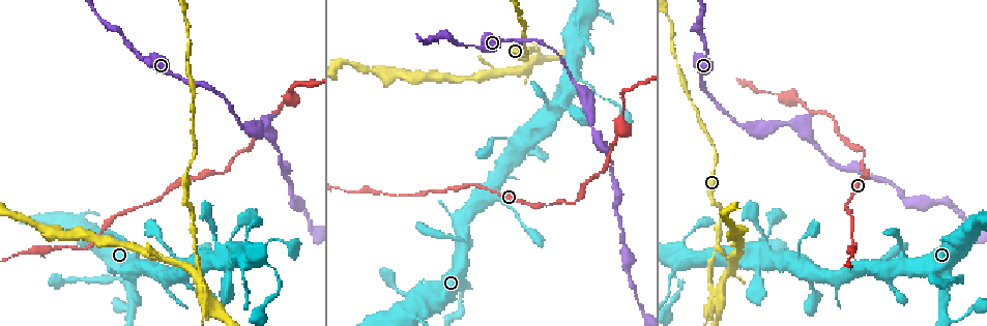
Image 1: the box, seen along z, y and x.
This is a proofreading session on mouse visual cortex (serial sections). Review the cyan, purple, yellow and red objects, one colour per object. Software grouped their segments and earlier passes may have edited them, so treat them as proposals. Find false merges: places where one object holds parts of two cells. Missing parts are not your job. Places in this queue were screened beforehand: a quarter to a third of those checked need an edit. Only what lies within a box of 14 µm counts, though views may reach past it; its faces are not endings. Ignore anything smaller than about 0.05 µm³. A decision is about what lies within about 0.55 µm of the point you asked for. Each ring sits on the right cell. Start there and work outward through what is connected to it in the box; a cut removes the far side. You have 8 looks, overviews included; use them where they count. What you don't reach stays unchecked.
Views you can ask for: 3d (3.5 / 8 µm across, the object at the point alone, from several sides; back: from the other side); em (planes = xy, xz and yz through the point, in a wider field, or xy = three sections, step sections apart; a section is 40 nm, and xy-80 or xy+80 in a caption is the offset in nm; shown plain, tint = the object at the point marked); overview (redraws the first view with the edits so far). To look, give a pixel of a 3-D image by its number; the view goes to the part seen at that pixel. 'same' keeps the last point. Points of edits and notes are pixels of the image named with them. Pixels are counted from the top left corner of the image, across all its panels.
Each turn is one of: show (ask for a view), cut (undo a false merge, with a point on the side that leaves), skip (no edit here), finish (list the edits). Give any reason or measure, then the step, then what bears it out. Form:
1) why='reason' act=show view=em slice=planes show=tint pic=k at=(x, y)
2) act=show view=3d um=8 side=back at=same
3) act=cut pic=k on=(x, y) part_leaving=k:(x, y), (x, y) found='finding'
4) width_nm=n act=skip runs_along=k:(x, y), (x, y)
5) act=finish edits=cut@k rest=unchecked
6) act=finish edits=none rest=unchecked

why='narrows sharply' act=show view=3d um=8 pic=1 at=(624, 103)

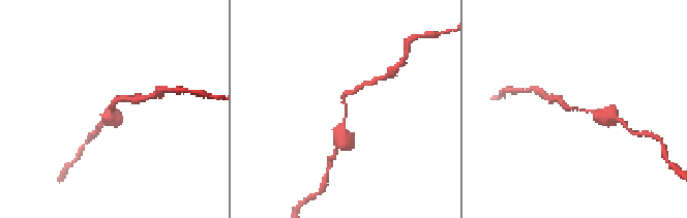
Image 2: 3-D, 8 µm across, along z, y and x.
why='closer look' act=show view=3d um=3.5 pic=2 at=(580, 109)

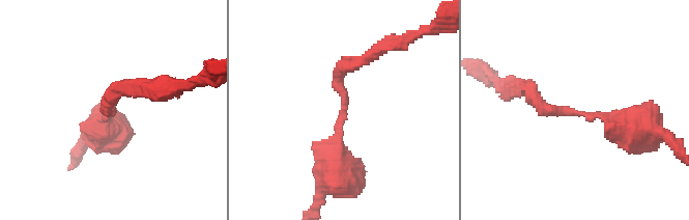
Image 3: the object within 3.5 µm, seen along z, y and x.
arm_widths_nm=200,450 act=show view=em slice=xy step=5 show=tint pic=3 at=(344, 107)

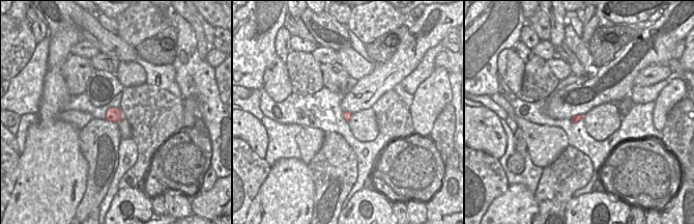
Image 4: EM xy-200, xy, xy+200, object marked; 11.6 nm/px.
act=skip found='all the same cell'

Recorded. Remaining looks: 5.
why='a narrow waist' act=show view=3d um=3.5 side=back pic=1 at=(192, 216)

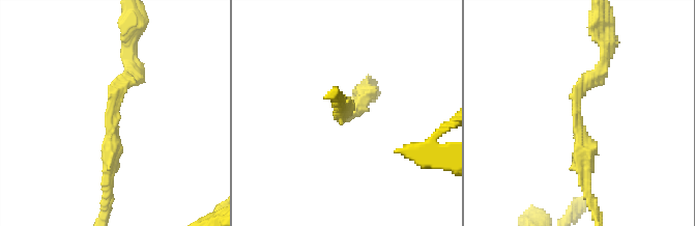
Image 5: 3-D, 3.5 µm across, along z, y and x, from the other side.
arm_widths_nm=200,250 why='need the tissue' act=show view=em slice=xy step=3 show=tint pic=5 at=(578, 113)

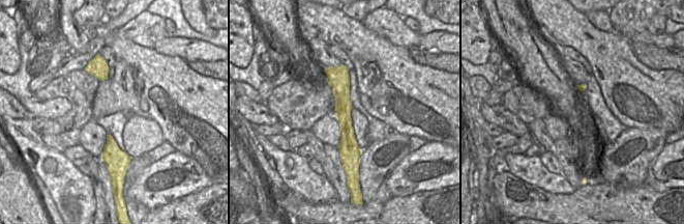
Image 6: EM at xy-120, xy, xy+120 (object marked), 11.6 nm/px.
width_nm=190 act=skip runs_along=6:(329, 70), (340, 83), (351, 155) found='one cell here'

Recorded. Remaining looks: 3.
why='four-way junction' act=show view=3d um=3.5 pic=1 at=(206, 292)

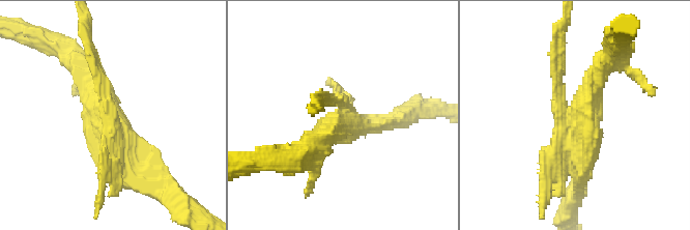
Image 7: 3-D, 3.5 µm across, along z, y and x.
act=show view=em slice=xy step=5 show=tint pic=7 at=(579, 120)

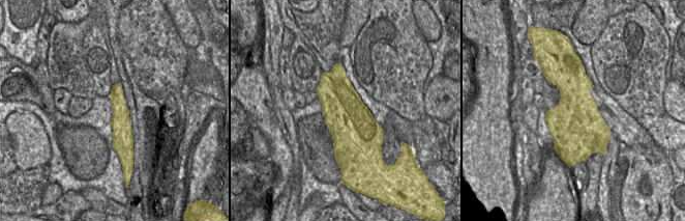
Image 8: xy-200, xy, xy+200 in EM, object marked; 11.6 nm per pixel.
width_nm=550 act=cut pic=7 on=(599, 98) part_leaving=7:(570, 119), (617, 47) found='a second cell is stuck on'

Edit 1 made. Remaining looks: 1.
act=finish edits=cut@7 rest=unchecked

